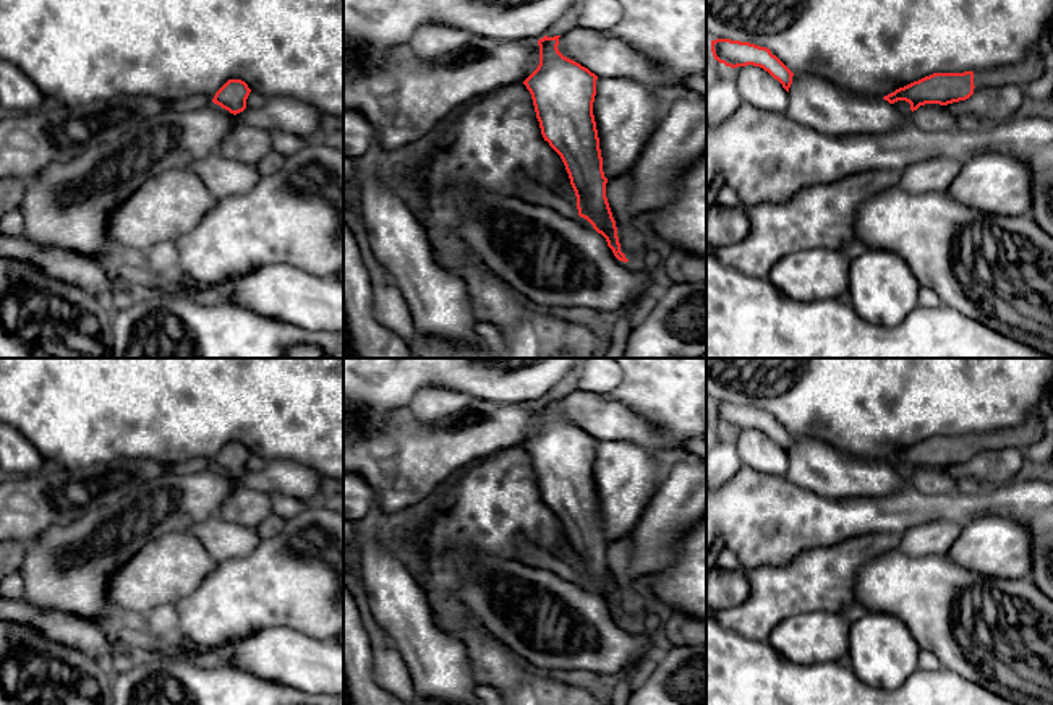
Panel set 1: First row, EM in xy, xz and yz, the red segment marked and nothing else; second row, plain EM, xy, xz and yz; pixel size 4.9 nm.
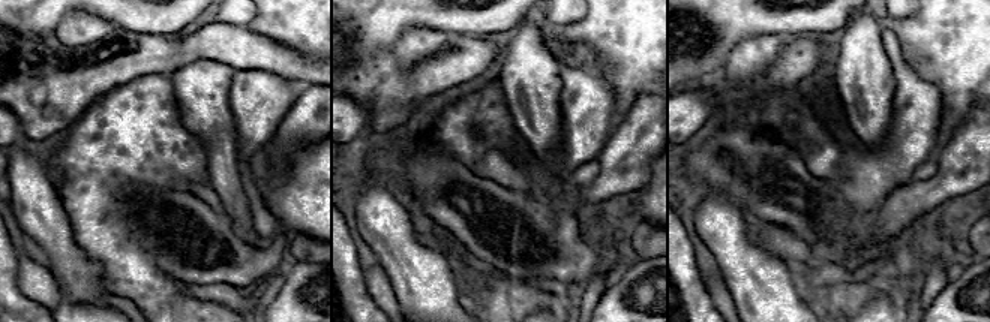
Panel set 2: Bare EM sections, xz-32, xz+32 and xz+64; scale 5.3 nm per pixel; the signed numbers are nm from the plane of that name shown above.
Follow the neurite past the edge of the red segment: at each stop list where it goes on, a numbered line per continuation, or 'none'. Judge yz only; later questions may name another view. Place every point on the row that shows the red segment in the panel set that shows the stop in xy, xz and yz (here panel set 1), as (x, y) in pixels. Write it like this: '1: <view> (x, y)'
1: yz (1032, 65)

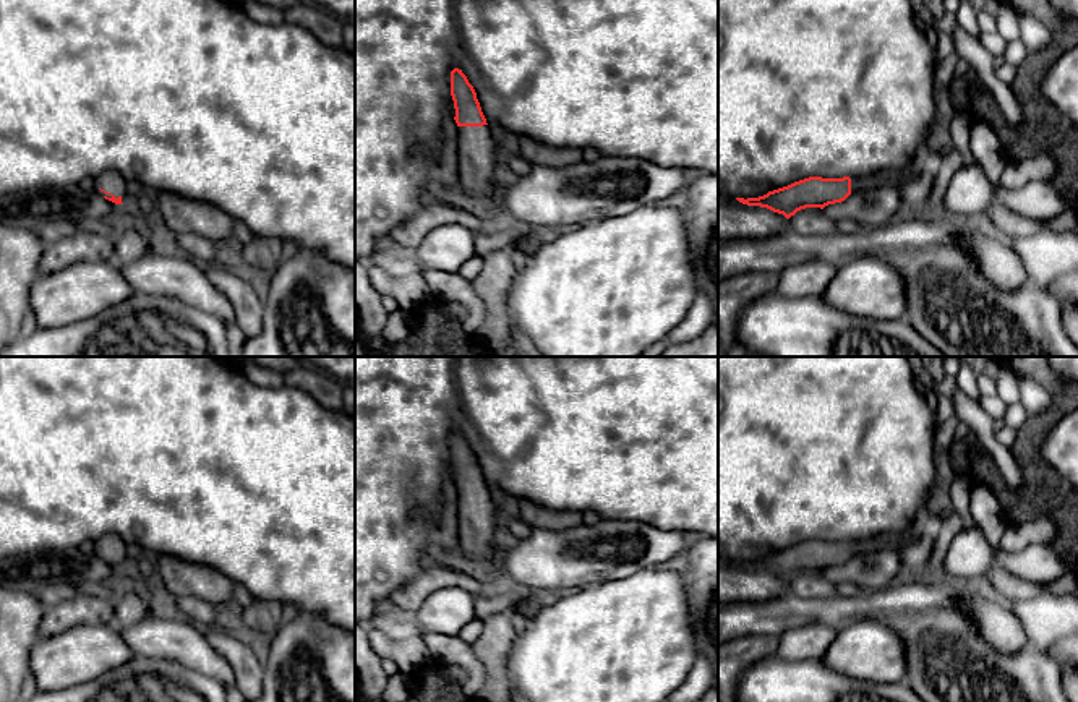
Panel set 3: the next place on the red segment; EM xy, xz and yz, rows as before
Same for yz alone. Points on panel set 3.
1: yz (900, 177)

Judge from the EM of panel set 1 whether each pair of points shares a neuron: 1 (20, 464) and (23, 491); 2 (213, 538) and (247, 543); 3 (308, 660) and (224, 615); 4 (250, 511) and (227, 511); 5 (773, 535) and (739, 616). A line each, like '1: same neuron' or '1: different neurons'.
1: different neurons
2: same neuron
3: different neurons
4: same neuron
5: different neurons

